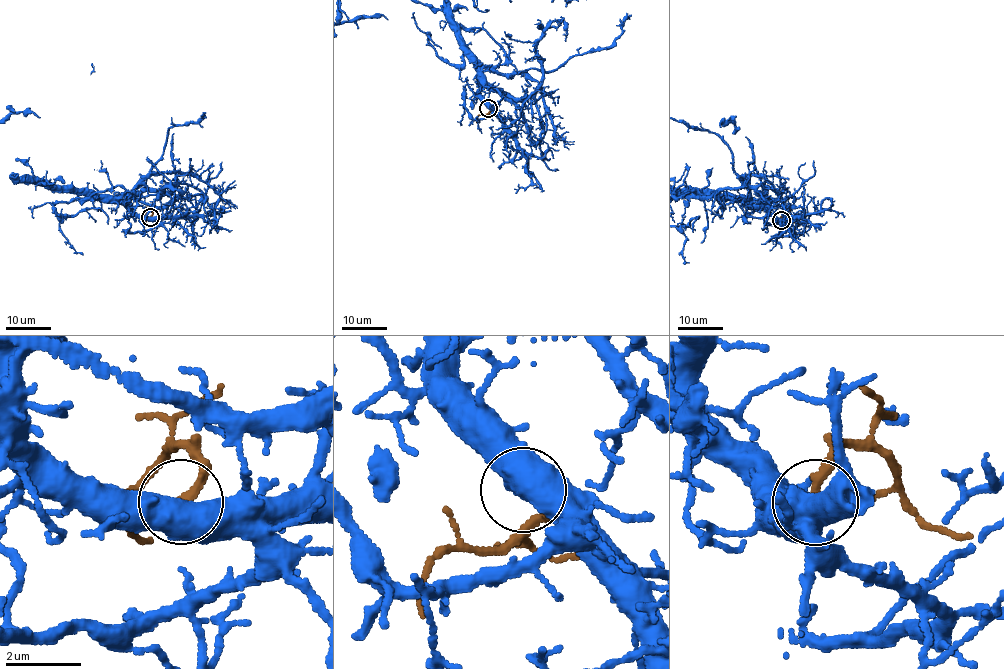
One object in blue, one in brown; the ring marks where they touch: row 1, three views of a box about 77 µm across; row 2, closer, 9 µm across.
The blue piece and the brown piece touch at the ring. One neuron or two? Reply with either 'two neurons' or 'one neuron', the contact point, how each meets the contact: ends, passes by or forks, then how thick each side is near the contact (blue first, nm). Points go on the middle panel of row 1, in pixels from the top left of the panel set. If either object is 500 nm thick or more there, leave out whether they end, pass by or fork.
one neuron; place (488, 108); calibres 650 and 240 nm

